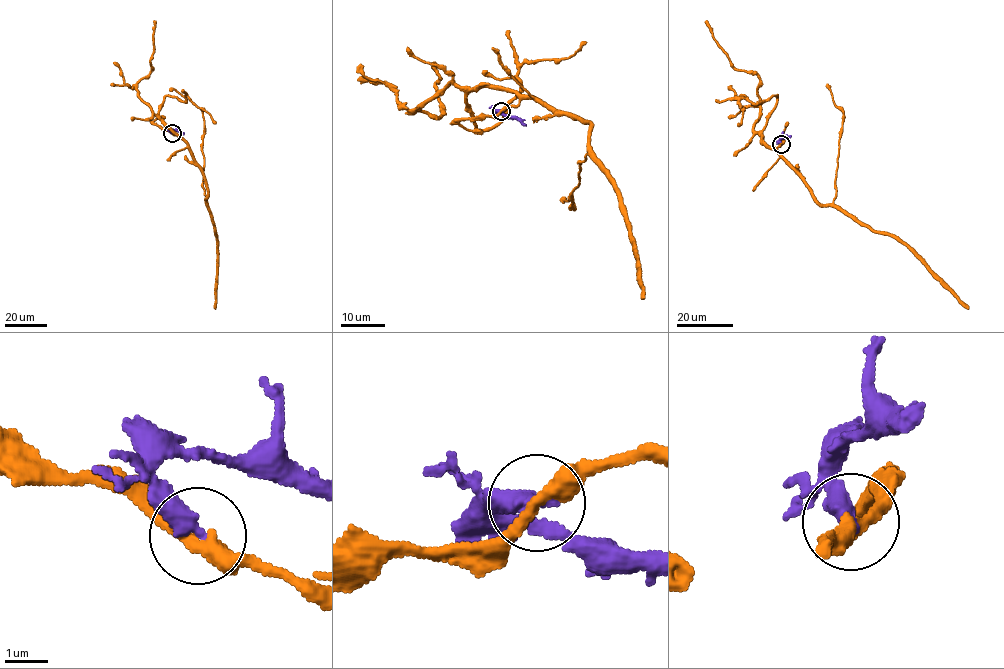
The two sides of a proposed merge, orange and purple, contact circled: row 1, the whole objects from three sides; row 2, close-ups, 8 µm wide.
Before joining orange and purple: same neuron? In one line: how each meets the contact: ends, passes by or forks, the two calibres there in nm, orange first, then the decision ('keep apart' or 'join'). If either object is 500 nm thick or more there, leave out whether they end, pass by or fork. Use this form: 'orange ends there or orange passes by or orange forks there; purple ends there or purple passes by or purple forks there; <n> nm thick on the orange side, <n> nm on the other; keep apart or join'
orange passes by; purple ends there; 340 nm thick on the orange side, 420 nm on the other; keep apart

